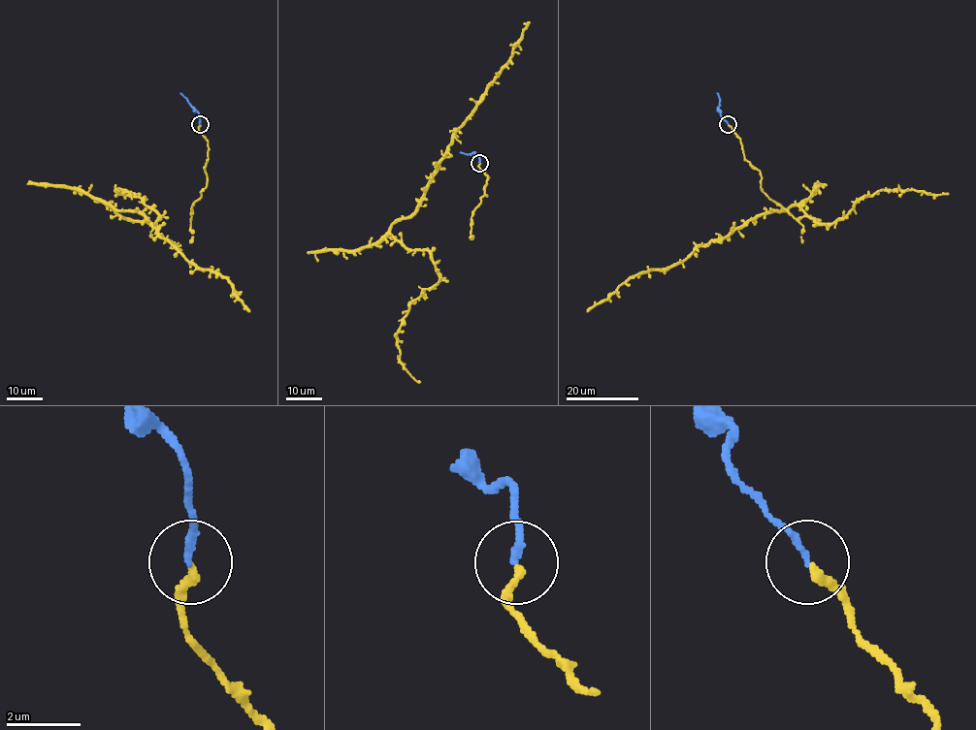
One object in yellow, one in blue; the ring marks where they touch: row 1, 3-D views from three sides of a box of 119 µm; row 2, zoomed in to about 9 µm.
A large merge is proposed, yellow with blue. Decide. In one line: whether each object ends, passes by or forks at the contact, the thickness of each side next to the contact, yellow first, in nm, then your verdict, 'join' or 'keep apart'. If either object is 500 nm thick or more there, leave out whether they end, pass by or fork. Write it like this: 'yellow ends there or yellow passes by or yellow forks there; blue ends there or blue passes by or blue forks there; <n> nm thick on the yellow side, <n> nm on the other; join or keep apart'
yellow ends there; blue ends there; 220 nm thick on the yellow side, 190 nm on the other; join

